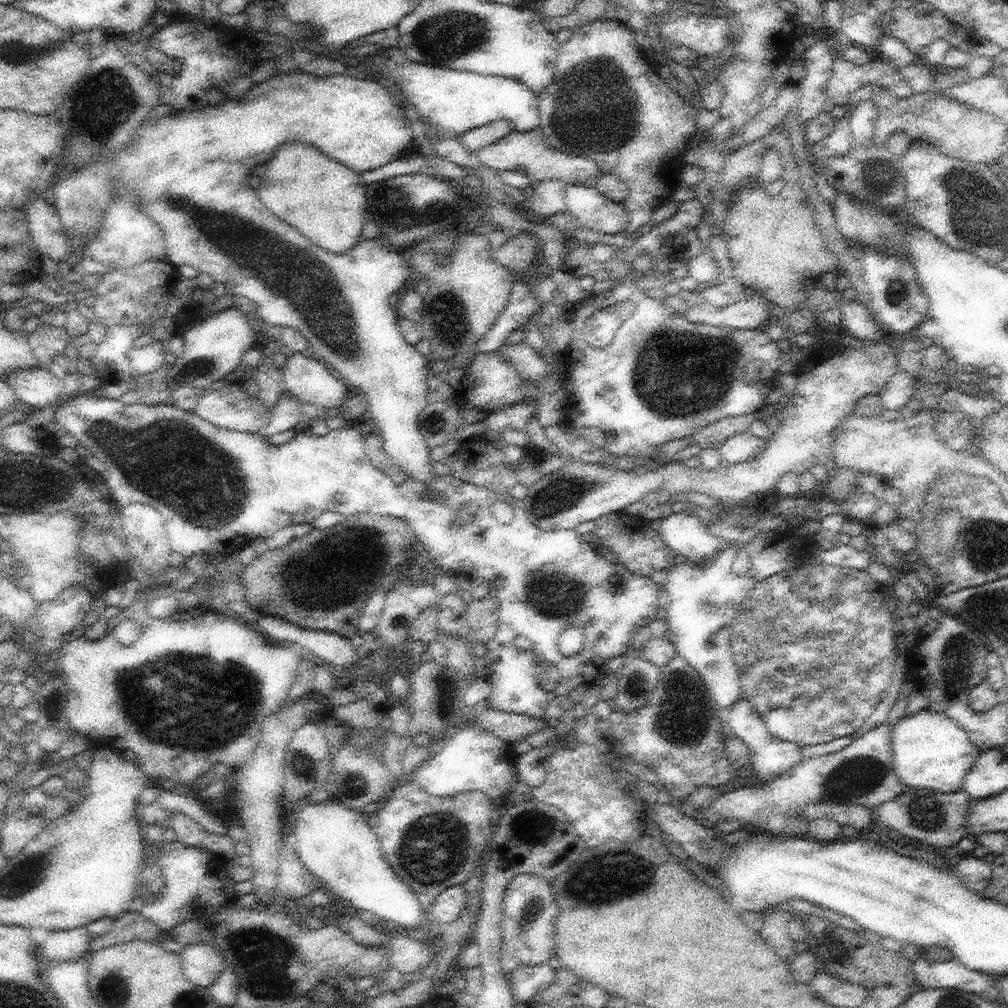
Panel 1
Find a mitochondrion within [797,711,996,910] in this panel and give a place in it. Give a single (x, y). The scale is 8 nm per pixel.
(853, 778)

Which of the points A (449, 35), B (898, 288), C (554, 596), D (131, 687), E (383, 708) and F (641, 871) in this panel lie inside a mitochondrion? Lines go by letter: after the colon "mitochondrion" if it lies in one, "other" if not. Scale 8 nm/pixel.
A: mitochondrion
B: mitochondrion
C: mitochondrion
D: mitochondrion
E: other
F: mitochondrion

